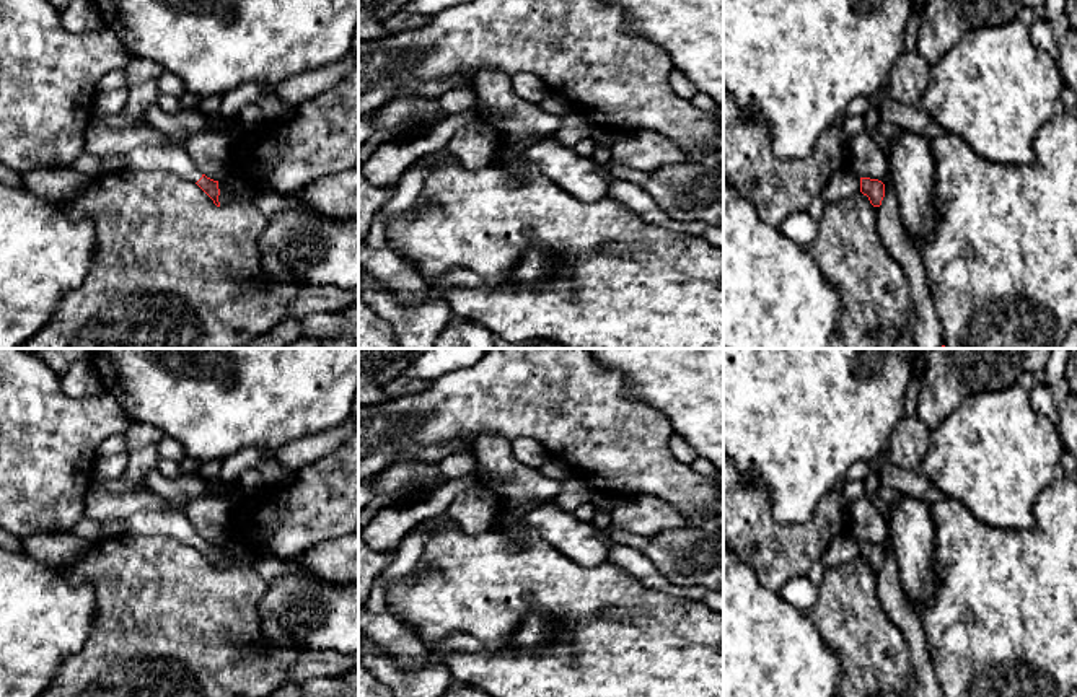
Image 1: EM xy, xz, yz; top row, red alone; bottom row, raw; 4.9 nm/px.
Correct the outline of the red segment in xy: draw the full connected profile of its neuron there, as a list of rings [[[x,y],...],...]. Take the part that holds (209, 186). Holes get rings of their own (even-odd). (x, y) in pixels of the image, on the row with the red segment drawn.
[[[171,143],[166,147],[138,147],[125,153],[129,169],[135,171],[166,171],[196,182],[217,207],[220,207],[218,181],[202,174],[192,158],[184,150],[182,143]]]

